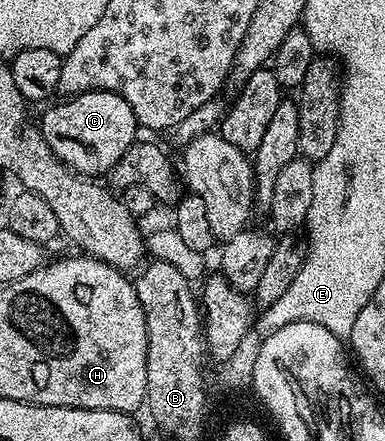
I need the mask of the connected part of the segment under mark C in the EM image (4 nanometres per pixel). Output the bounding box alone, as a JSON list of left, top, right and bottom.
[39,91,139,177]

